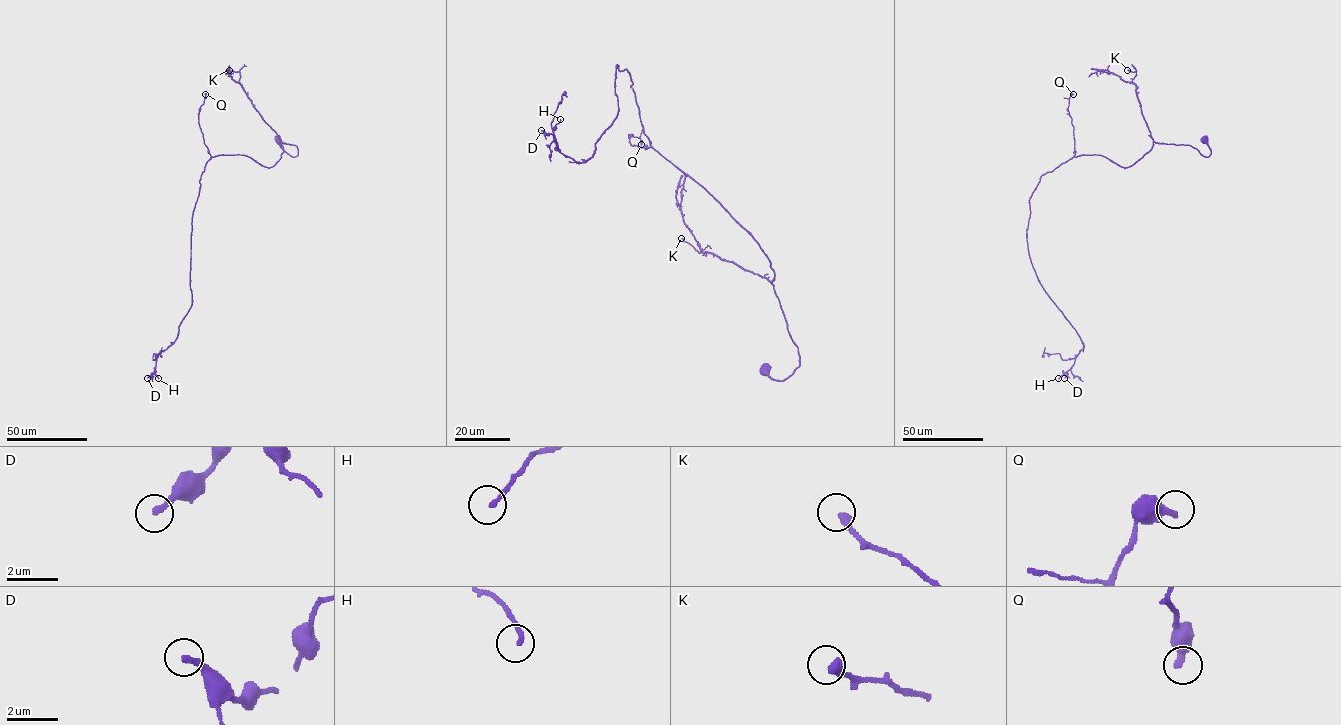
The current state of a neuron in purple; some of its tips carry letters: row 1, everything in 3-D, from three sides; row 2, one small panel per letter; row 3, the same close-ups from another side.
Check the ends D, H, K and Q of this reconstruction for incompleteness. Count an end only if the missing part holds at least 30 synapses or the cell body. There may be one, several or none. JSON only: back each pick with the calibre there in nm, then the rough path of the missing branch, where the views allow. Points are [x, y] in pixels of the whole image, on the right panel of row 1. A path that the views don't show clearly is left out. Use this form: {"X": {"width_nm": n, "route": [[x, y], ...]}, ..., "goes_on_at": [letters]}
{"goes_on_at": []}

